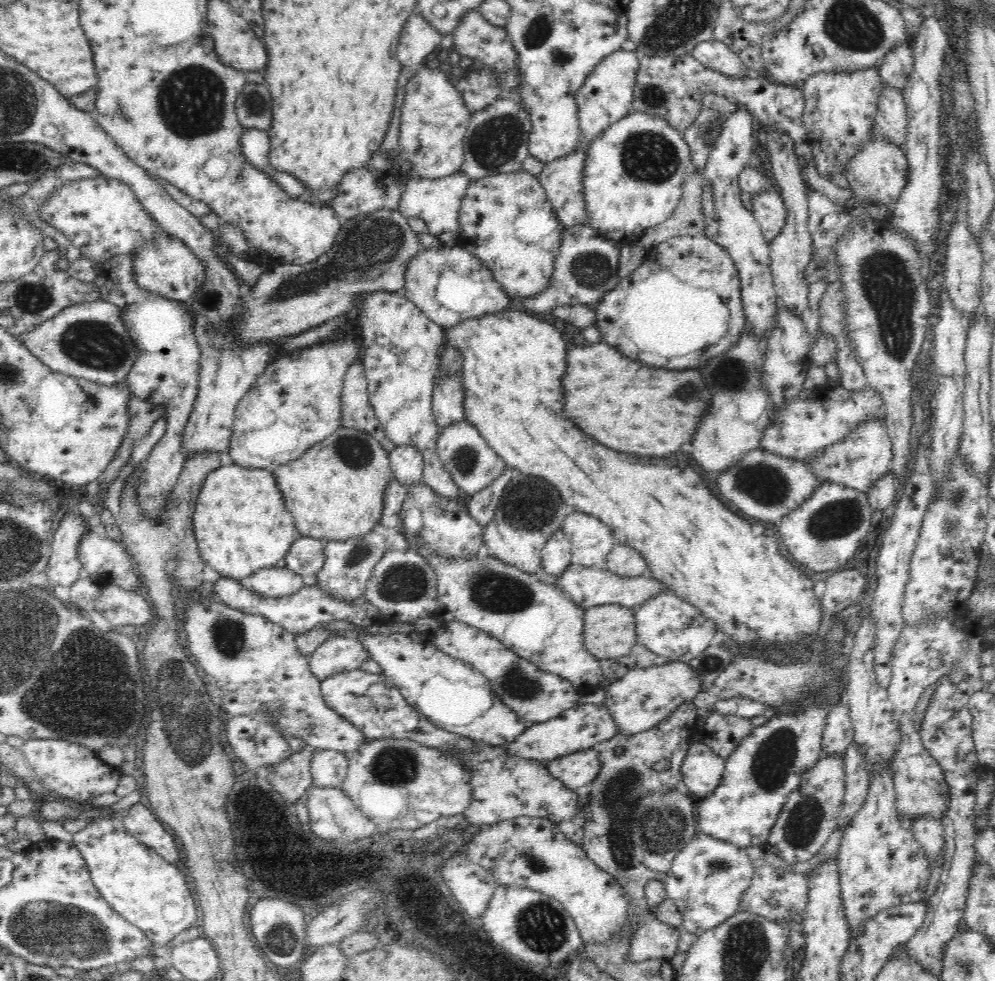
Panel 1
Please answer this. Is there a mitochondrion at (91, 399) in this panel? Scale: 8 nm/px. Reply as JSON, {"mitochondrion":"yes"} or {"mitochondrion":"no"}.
{"mitochondrion":"no"}

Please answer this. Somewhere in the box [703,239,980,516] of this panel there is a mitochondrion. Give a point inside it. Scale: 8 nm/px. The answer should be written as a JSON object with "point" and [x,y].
{"point":[886,281]}

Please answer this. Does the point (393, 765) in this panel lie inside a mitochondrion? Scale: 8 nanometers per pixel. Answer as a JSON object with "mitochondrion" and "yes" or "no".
{"mitochondrion":"yes"}

